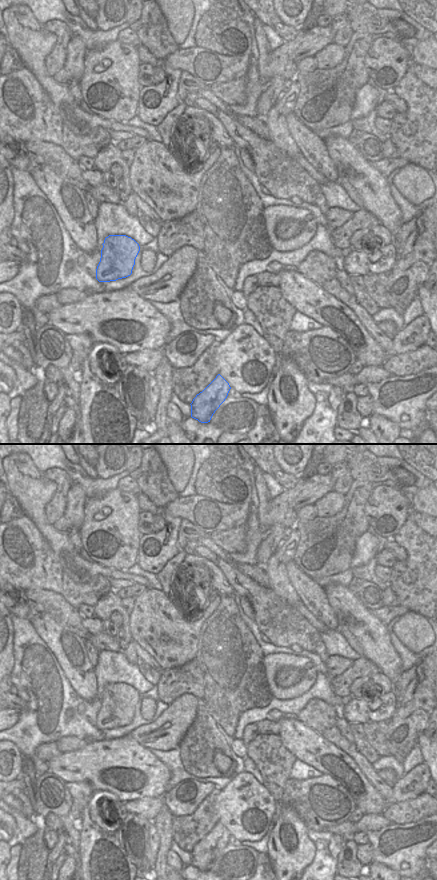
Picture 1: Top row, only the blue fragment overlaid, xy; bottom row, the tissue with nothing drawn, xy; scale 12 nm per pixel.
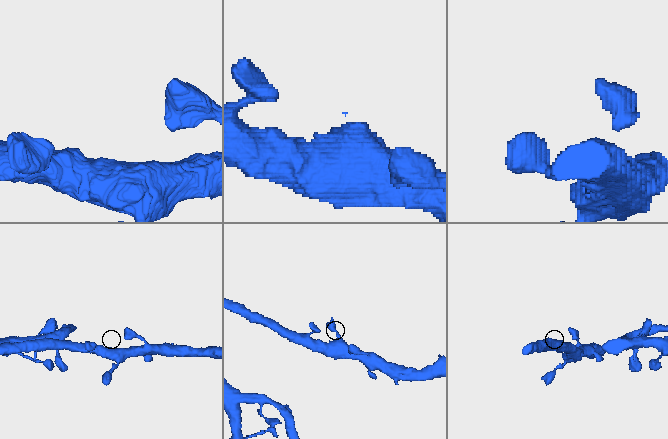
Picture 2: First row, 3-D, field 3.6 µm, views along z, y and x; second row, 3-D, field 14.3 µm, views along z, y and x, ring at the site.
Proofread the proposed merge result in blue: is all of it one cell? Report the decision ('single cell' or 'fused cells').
single cell

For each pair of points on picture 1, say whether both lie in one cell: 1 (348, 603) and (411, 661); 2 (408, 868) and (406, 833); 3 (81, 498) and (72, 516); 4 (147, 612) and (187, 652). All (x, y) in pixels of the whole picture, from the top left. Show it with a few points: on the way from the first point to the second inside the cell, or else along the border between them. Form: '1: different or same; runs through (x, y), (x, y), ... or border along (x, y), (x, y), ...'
1: different; border along (386, 626), (390, 641), (400, 659), (401, 665)
2: same; runs through (408, 859), (408, 846), (406, 842)
3: same; runs through (77, 502), (74, 512)
4: same; runs through (159, 624), (171, 635), (182, 640)

